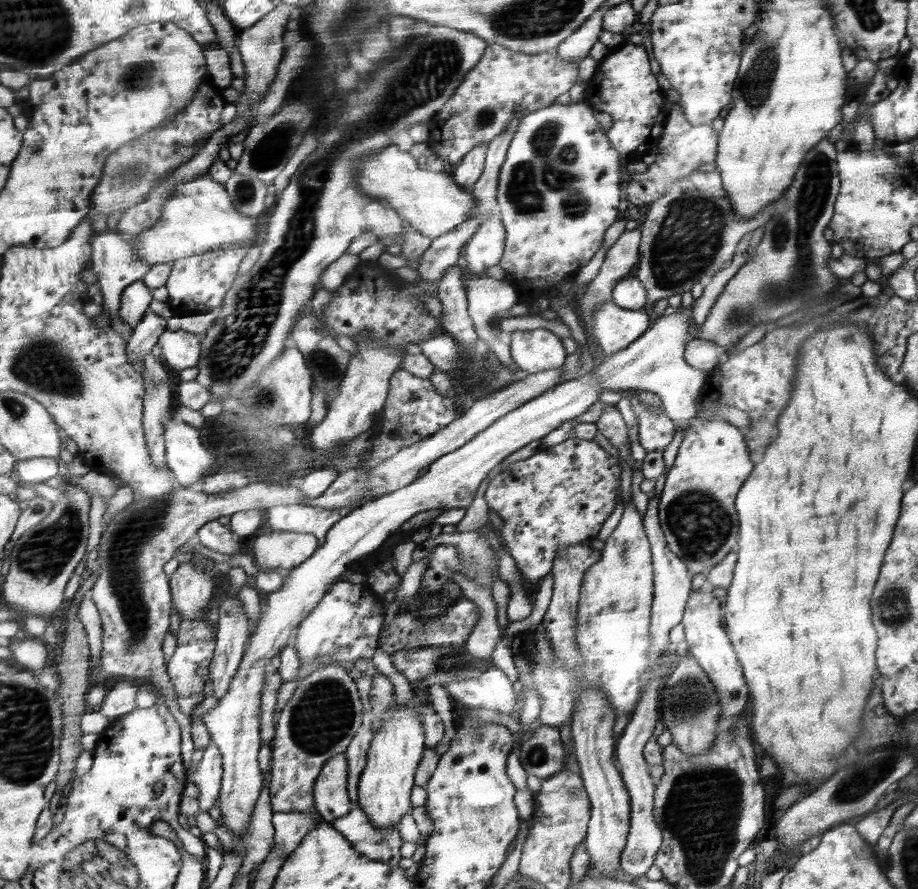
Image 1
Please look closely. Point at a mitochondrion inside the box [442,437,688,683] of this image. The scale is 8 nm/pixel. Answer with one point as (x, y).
(624, 551)

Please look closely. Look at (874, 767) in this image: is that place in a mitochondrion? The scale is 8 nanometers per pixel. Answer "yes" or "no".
yes

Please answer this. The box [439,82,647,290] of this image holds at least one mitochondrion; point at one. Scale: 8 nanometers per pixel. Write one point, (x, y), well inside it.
(550, 170)

